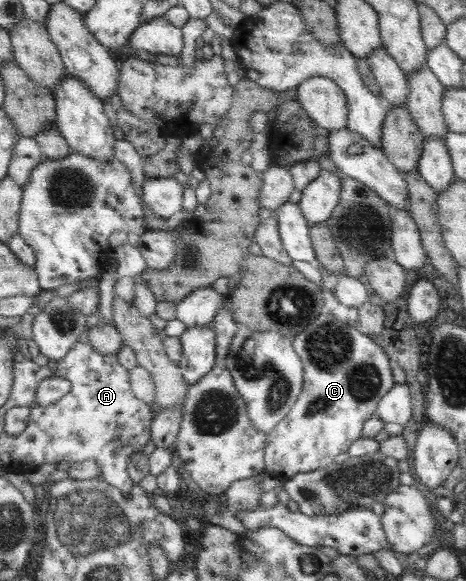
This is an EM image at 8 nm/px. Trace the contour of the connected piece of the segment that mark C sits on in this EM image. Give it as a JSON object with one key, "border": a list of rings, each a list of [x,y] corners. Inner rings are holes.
{"border":[[[322,313],[306,330],[295,336],[293,344],[305,368],[304,388],[288,416],[267,434],[265,470],[274,478],[291,479],[301,472],[312,472],[333,465],[338,454],[348,453],[352,443],[363,437],[367,420],[376,416],[383,396],[396,384],[386,351],[370,335],[362,332],[364,330],[358,330],[355,324],[348,325],[333,314]]]}

